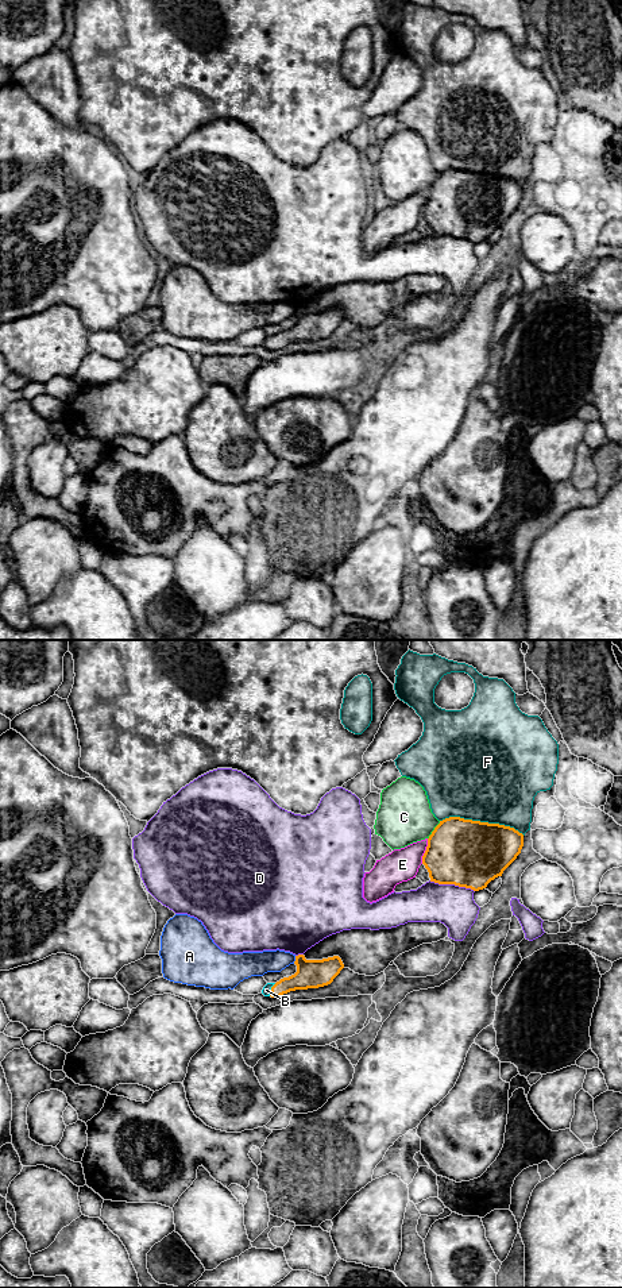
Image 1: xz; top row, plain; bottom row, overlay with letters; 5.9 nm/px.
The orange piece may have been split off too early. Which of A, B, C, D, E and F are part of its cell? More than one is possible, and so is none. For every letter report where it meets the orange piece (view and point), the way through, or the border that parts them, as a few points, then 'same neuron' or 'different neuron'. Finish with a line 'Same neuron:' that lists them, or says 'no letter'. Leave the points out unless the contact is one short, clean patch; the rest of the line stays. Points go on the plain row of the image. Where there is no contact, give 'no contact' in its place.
A: contact xz (296, 312); different neuron
B: contact xz (271, 342); way xz (309, 326), (297, 334), (271, 342), (266, 342); same neuron
C: contact xz (433, 182); different neuron
D: contact xz (452, 235); different neuron
E: contact xz (425, 203); different neuron
F: contact xz (482, 174); different neuron
Same neuron: B

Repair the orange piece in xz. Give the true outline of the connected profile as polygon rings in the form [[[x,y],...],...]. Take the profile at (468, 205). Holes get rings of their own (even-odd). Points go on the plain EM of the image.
[[[449,169],[428,190],[422,216],[430,234],[479,243],[517,211],[524,186],[514,180]]]

